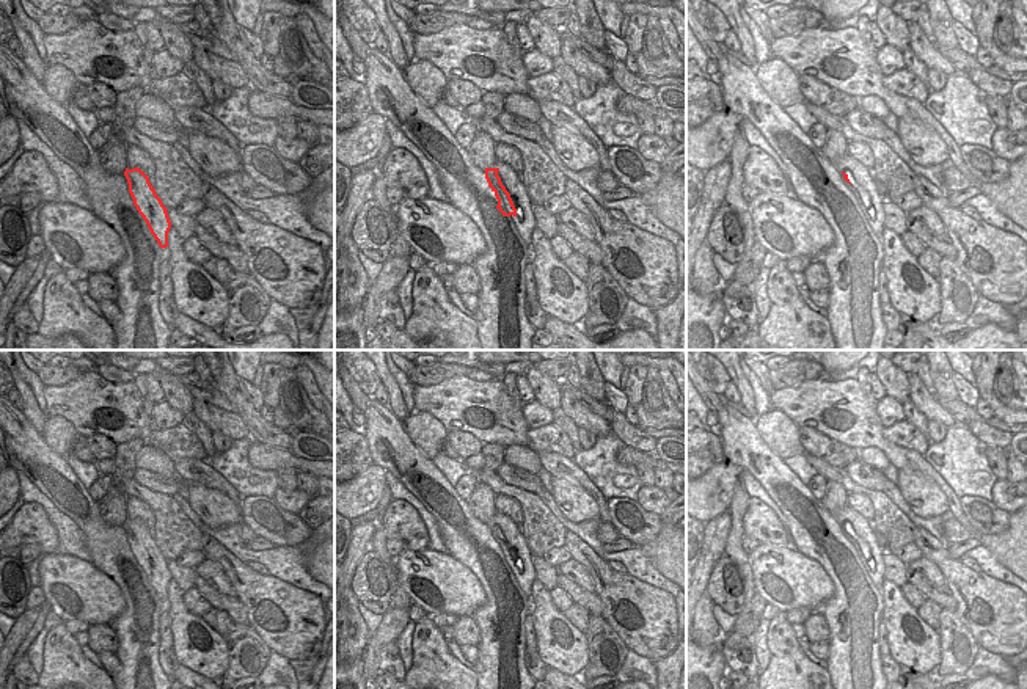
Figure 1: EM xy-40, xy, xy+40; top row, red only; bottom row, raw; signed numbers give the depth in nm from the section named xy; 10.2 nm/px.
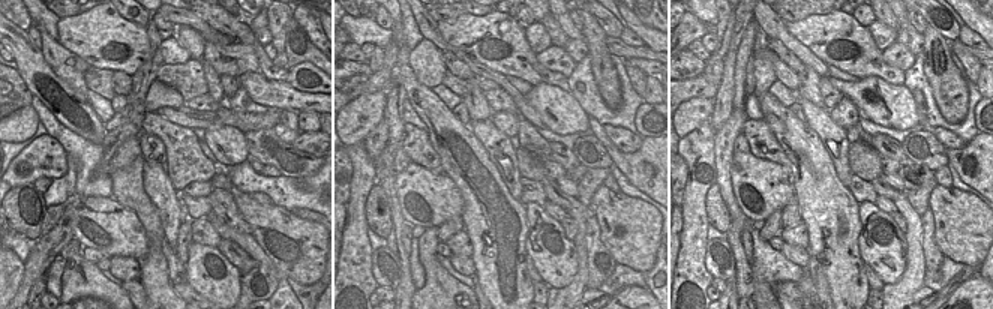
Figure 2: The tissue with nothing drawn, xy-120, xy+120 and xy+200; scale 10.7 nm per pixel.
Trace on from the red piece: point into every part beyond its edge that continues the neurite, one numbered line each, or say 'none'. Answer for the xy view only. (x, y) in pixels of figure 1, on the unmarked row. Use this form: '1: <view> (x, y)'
1: xy (504, 524)

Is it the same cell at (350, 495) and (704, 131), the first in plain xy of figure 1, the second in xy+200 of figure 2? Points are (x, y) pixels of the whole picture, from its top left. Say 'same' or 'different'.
different

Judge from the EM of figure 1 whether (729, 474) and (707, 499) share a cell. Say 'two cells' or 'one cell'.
one cell

